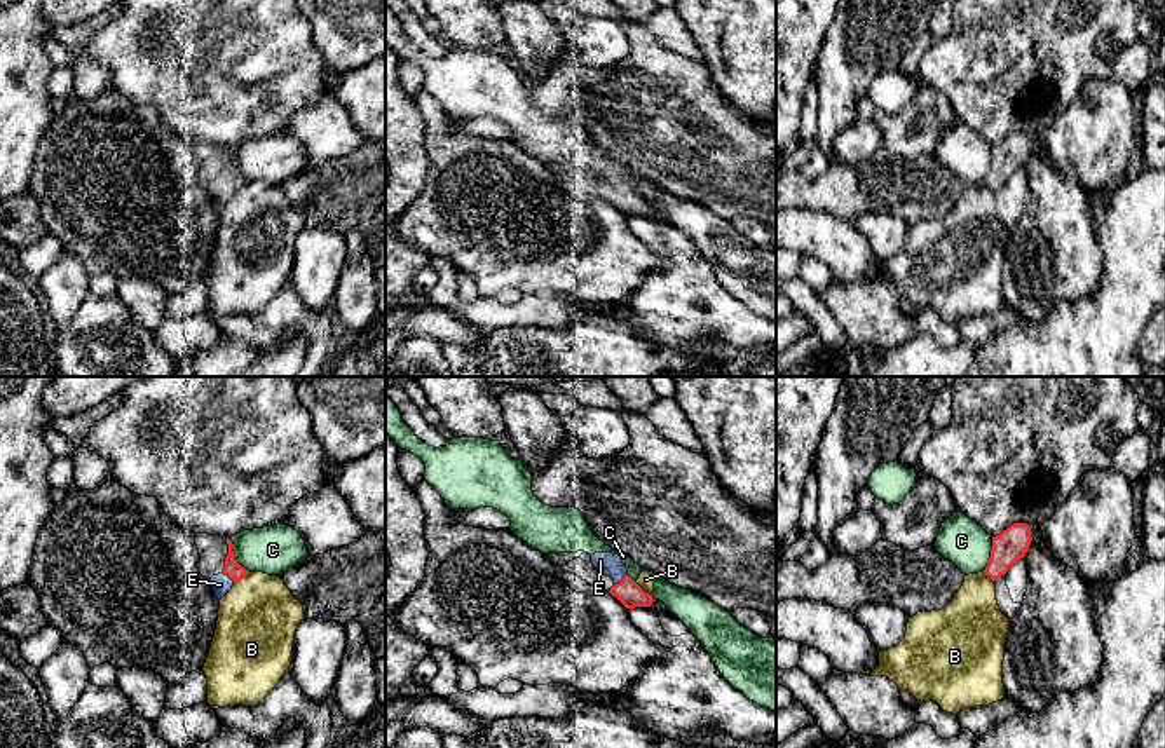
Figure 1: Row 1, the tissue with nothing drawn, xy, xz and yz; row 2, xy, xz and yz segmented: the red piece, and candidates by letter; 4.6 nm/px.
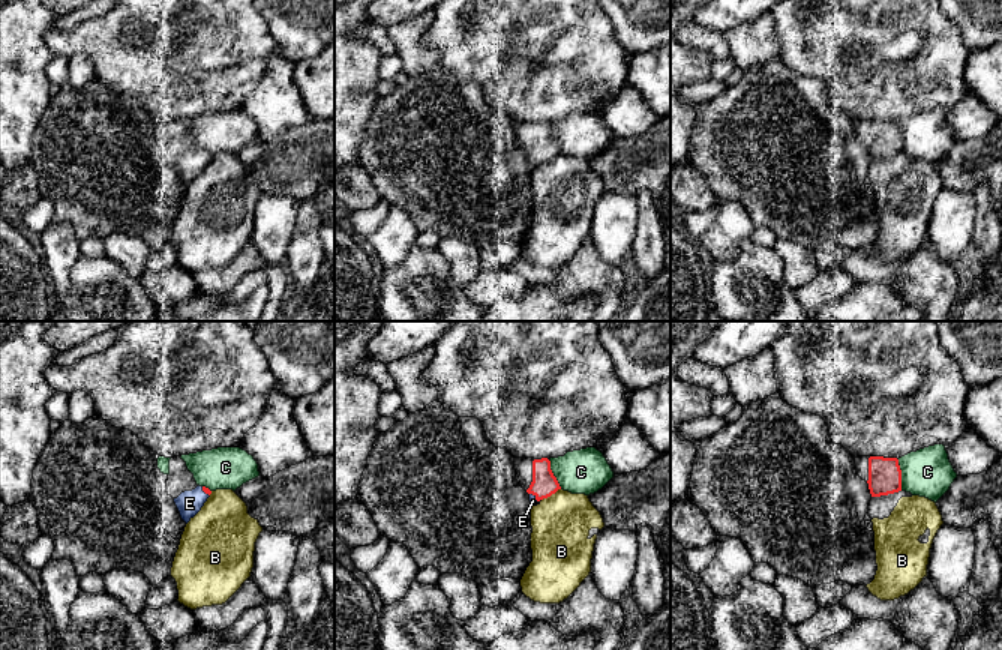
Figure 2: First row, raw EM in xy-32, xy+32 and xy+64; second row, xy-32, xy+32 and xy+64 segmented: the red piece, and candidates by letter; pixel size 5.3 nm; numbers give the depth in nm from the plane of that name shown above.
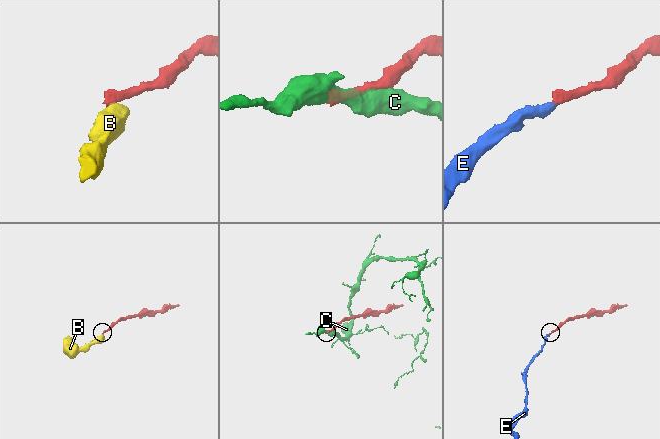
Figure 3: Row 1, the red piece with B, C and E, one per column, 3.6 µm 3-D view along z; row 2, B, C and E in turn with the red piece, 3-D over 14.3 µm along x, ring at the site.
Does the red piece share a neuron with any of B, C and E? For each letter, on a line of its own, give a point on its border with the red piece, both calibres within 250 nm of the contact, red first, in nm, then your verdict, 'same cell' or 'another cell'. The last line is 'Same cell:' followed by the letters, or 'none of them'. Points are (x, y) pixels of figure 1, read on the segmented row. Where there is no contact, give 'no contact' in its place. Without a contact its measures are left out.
B: xz (642, 590) | 110/80 nm | another cell
C: xy (234, 555) | 80/220 nm | another cell
E: xz (621, 581) | 110/110 nm | same cell
Same cell: E

